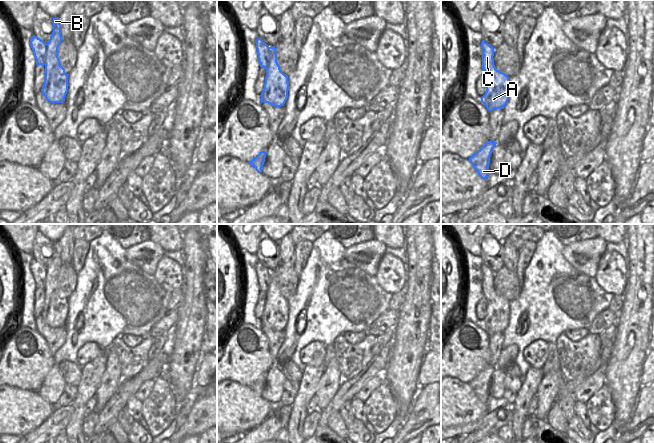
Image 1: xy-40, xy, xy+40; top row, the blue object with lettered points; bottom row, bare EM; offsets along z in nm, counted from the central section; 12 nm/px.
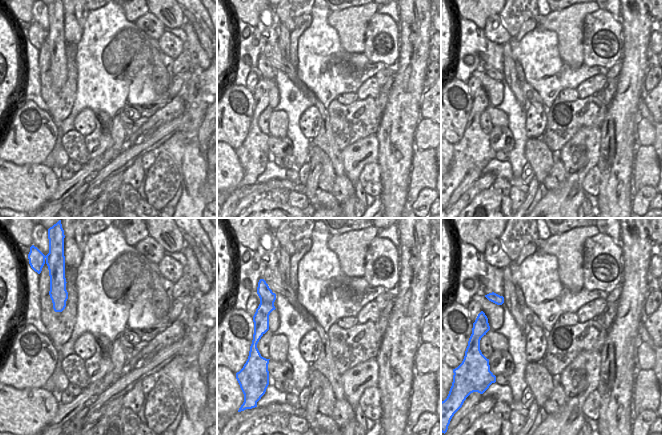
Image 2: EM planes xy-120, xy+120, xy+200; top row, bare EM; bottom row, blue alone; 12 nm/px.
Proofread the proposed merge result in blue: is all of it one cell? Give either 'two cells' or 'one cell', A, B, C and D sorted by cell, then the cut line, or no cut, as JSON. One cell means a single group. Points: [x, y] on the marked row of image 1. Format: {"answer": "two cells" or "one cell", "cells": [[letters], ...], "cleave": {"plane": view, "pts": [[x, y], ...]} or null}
{"answer": "two cells", "cells": [["A", "B", "D"], ["C"]], "cleave": {"plane": "xy-40", "pts": [[46, 43], [44, 64]]}}

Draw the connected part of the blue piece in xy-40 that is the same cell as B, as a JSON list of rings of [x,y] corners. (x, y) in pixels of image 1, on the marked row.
[[[58,17],[53,18],[53,32],[49,41],[46,43],[46,56],[45,56],[45,79],[41,92],[46,100],[50,103],[63,103],[68,92],[68,74],[60,64],[58,57],[58,48],[62,42],[61,24]]]

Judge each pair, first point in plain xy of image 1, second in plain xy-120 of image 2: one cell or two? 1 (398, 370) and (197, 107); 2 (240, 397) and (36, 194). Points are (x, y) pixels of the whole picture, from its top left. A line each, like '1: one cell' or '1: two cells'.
1: one cell
2: one cell

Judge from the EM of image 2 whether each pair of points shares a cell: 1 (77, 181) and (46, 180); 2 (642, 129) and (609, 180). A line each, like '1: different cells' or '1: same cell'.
1: different cells
2: different cells

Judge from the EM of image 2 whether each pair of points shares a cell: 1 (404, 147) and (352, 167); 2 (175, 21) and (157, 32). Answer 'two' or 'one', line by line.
1: two
2: two

